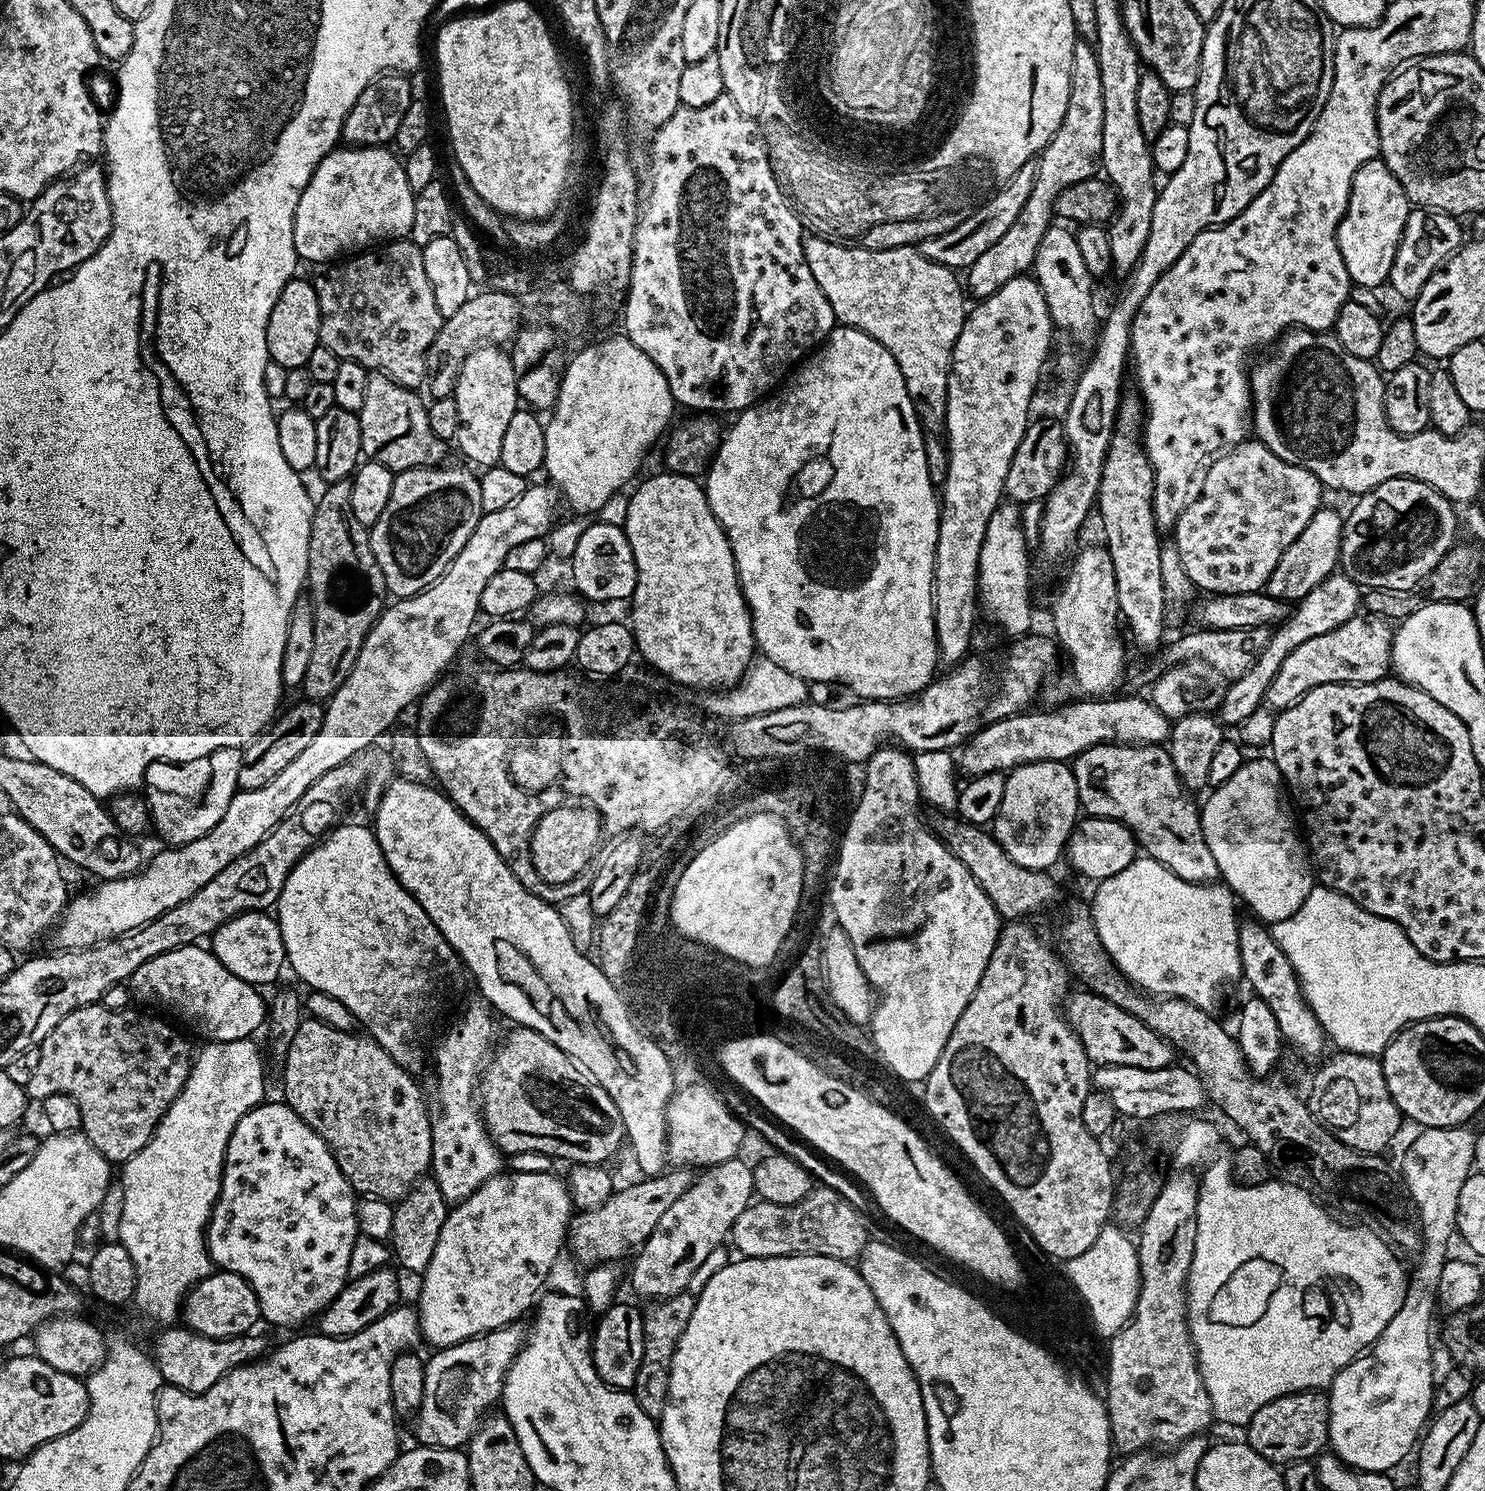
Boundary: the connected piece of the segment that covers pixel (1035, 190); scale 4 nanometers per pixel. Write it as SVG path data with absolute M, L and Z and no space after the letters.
M1085 82L1082 91L1076 96L1070 96L1066 106L1066 114L1052 136L1052 141L1039 153L1036 160L1036 181L1030 190L1030 198L1026 198L1026 206L1022 206L1022 214L986 254L978 257L966 270L966 288L969 293L976 295L975 299L981 301L990 294L1002 290L1006 282L1016 276L1023 276L1036 263L1038 246L1042 242L1042 234L1053 227L1054 205L1058 194L1074 182L1091 180L1097 175L1101 167L1100 155L1102 154L1102 90L1092 82Z

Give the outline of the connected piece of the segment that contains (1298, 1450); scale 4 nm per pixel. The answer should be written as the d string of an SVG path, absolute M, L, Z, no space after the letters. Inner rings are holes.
M1323 1391L1291 1392L1266 1402L1266 1406L1254 1414L1246 1426L1246 1443L1277 1466L1295 1464L1297 1460L1311 1461L1329 1447L1329 1418L1328 1397Z

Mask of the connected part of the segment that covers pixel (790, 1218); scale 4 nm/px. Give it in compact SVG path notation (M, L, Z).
M813 1187L802 1202L766 1202L757 1199L749 1204L734 1222L730 1233L730 1244L737 1248L741 1257L770 1258L771 1256L825 1256L835 1260L855 1261L860 1251L867 1246L870 1233L864 1229L864 1220L856 1213L856 1208L848 1200L843 1200L832 1188Z

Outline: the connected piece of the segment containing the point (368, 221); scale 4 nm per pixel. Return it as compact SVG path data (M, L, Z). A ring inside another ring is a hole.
M337 146L329 152L326 158L322 158L322 162L314 170L310 182L302 190L302 198L298 198L298 210L294 214L294 250L301 261L309 260L312 264L320 264L316 266L324 266L329 262L335 261L337 258L343 257L345 254L352 254L357 250L368 250L373 246L383 245L385 242L405 239L411 233L413 222L414 193L410 182L406 182L406 170L404 169L401 157L396 152L384 146L379 148Z

